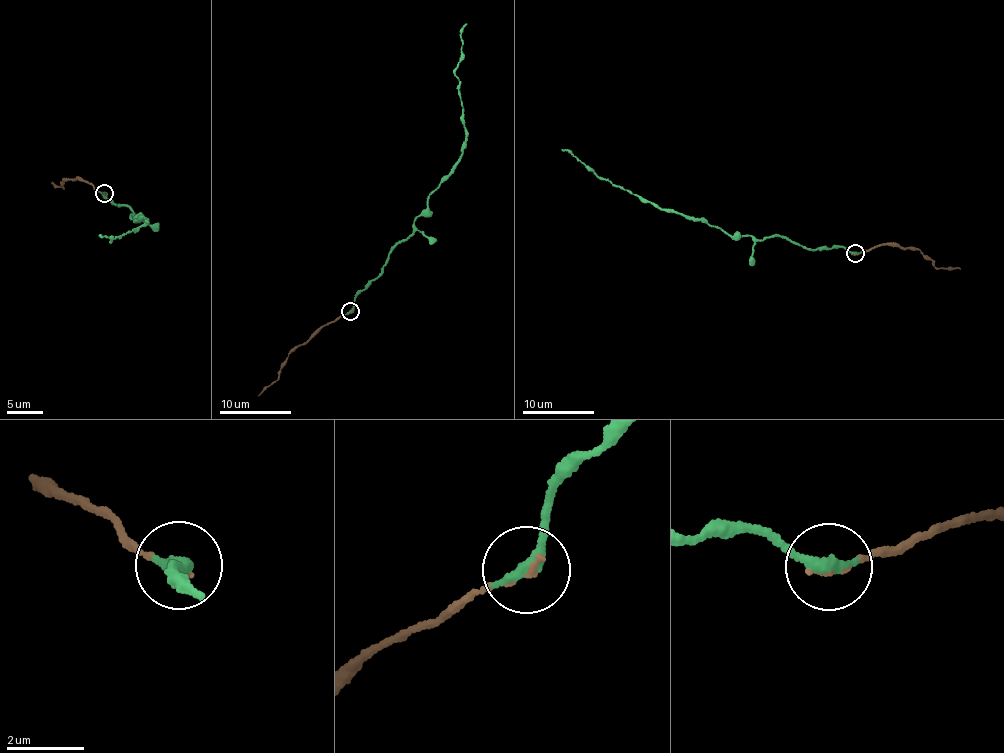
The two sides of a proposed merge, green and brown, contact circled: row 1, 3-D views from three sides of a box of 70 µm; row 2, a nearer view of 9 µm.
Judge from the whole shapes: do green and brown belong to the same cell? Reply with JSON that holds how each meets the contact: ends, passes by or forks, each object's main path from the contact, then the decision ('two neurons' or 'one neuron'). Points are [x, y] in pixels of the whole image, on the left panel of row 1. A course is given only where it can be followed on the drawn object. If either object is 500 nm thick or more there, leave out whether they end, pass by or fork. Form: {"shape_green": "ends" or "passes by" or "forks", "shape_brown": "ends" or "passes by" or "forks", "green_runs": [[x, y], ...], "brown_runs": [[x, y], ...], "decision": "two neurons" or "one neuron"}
{"shape_green": "ends", "shape_brown": "ends", "green_runs": [[104, 193], [116, 206], [133, 212], [129, 217], [133, 221], [148, 220], [112, 241], [103, 237]], "brown_runs": [[106, 193], [98, 192], [79, 177], [62, 179], [63, 187], [52, 183]], "decision": "one neuron"}

